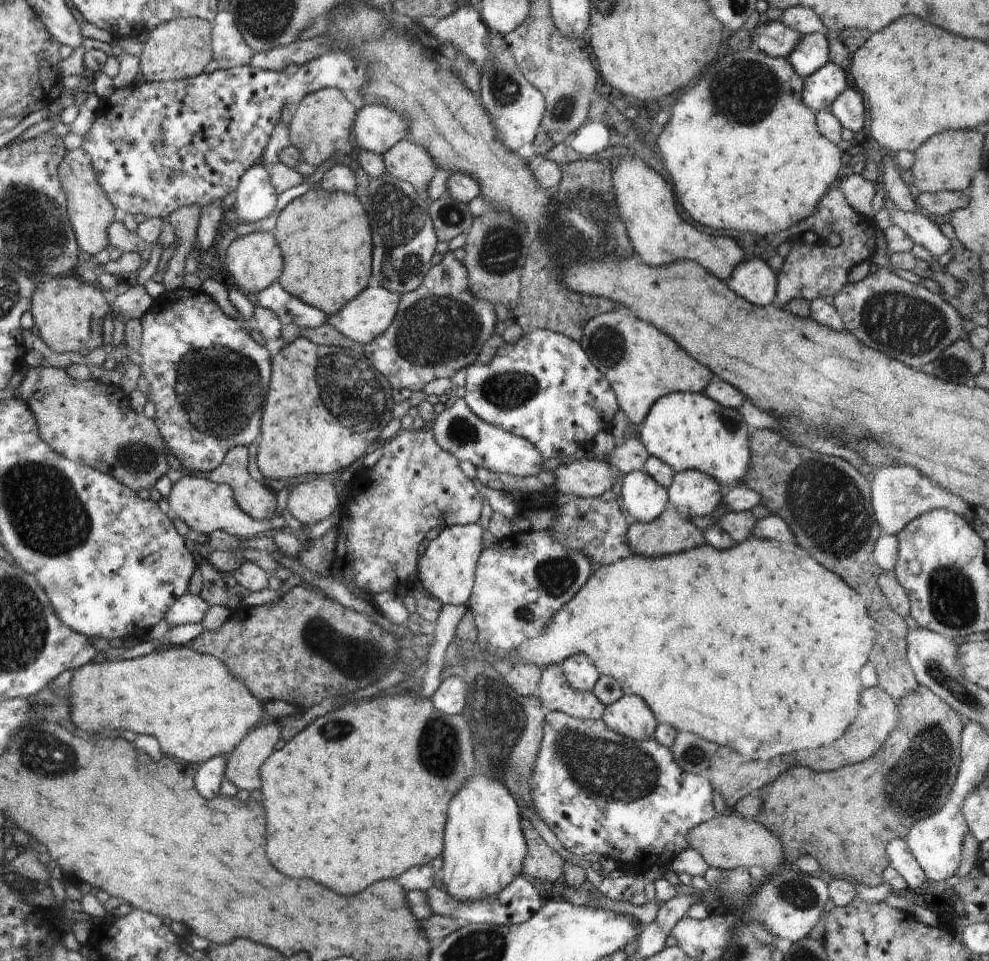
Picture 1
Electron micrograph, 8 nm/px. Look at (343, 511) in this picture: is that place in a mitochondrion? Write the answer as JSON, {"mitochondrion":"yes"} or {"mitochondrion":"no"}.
{"mitochondrion":"no"}

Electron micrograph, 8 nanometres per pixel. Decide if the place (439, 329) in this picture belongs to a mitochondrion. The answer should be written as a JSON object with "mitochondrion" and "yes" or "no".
{"mitochondrion":"yes"}

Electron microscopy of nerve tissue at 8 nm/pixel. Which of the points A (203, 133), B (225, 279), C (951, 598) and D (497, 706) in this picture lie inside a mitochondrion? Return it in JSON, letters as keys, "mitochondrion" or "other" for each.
{"A":"other","B":"other","C":"mitochondrion","D":"mitochondrion"}

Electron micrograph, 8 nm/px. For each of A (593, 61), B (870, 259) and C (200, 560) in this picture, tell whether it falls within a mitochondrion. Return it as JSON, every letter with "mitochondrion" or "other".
{"A":"other","B":"other","C":"other"}

